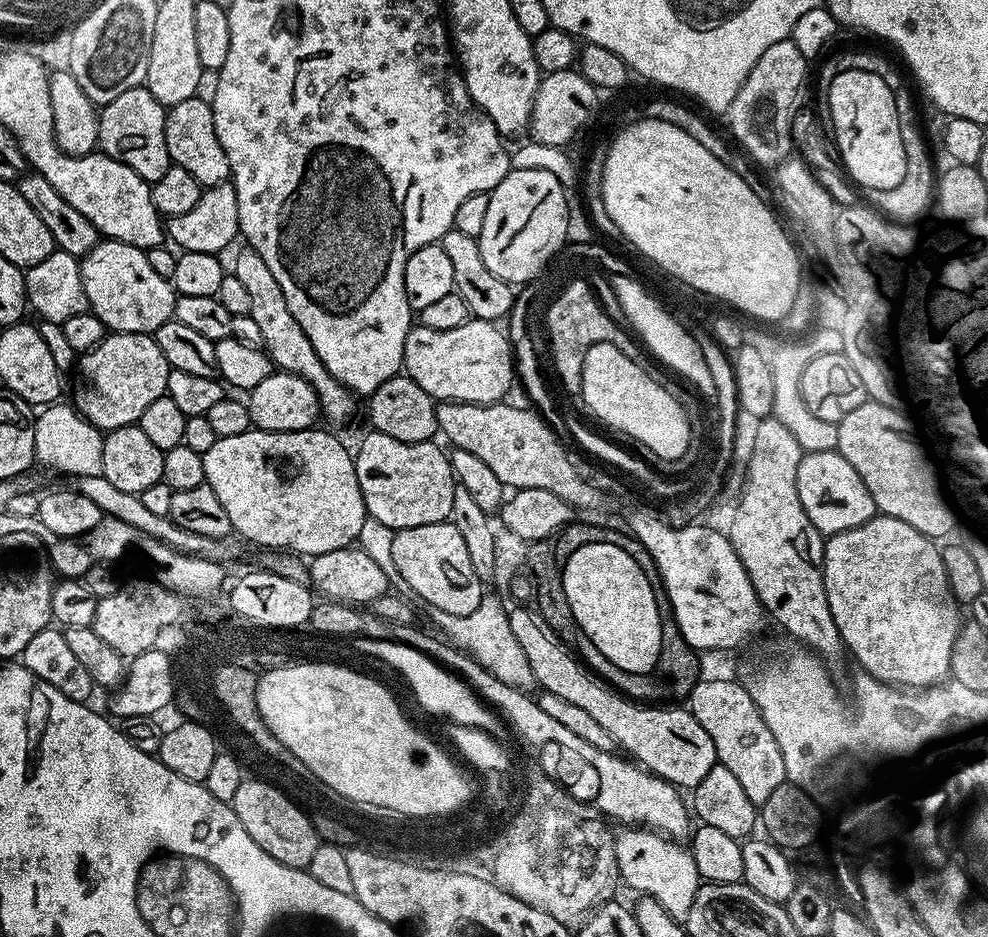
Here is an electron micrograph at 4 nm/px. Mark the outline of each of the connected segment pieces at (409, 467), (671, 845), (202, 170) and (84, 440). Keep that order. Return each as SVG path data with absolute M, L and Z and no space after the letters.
M375 430L369 431L369 436L360 444L360 449L355 449L354 459L356 461L356 473L358 474L358 486L362 490L362 498L364 499L364 511L369 517L372 516L380 524L385 524L388 530L399 530L402 528L413 528L414 526L430 526L431 524L442 524L448 520L450 514L450 506L454 506L454 490L456 489L456 476L452 473L452 461L447 451L436 445L436 442L423 440L417 444L410 442L398 442L398 438L390 438L390 434L382 434Z
M624 830L616 836L616 861L619 879L623 883L625 880L636 894L653 896L678 921L687 917L702 881L691 851L683 843L651 830Z
M196 95L178 102L166 112L166 150L172 164L182 166L182 170L194 174L202 186L223 184L229 179L232 167L226 158L226 150L218 140L218 130L214 128L214 114L211 104L202 102Z
M57 402L41 407L34 416L35 463L73 476L102 476L102 446L105 433L95 428L71 403Z

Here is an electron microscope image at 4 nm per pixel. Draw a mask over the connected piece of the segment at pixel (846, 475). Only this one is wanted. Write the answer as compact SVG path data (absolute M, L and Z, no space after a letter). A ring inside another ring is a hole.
M822 450L821 452L804 452L798 462L798 502L802 502L802 510L806 510L806 518L825 537L836 536L848 528L872 519L877 515L874 498L870 498L870 490L858 478L858 470L846 462L839 450Z

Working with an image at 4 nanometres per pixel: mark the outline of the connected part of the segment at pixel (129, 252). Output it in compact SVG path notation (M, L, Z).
M104 238L82 257L80 273L88 307L105 329L154 334L158 326L173 319L178 293L172 287L171 280L162 278L162 274L152 269L147 251Z

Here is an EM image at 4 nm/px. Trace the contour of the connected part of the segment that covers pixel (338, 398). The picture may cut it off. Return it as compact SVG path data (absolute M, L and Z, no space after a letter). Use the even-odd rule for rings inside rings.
M241 248L236 256L234 274L250 294L250 315L259 327L264 351L277 369L306 378L306 382L314 386L320 399L320 411L325 417L329 416L332 420L350 419L356 412L357 397L332 377L318 356L318 350L314 350L310 338L306 338L306 330L302 330L302 326L298 326L294 320L294 314L290 314L290 306L286 306L286 294L282 294L282 286L278 286L274 274L270 274L270 266L266 266L266 262L262 262L262 258L252 248Z

